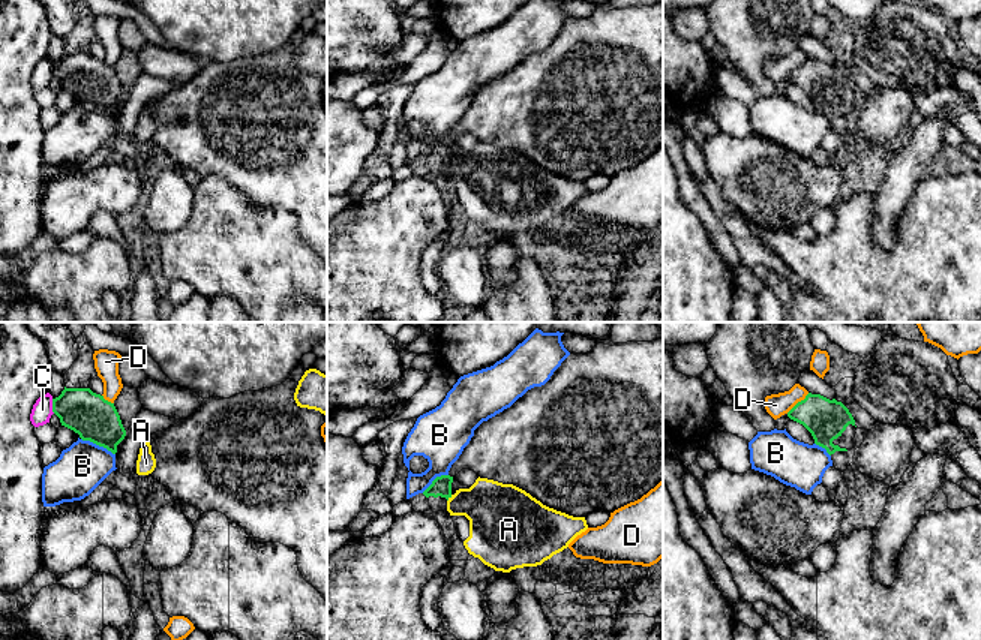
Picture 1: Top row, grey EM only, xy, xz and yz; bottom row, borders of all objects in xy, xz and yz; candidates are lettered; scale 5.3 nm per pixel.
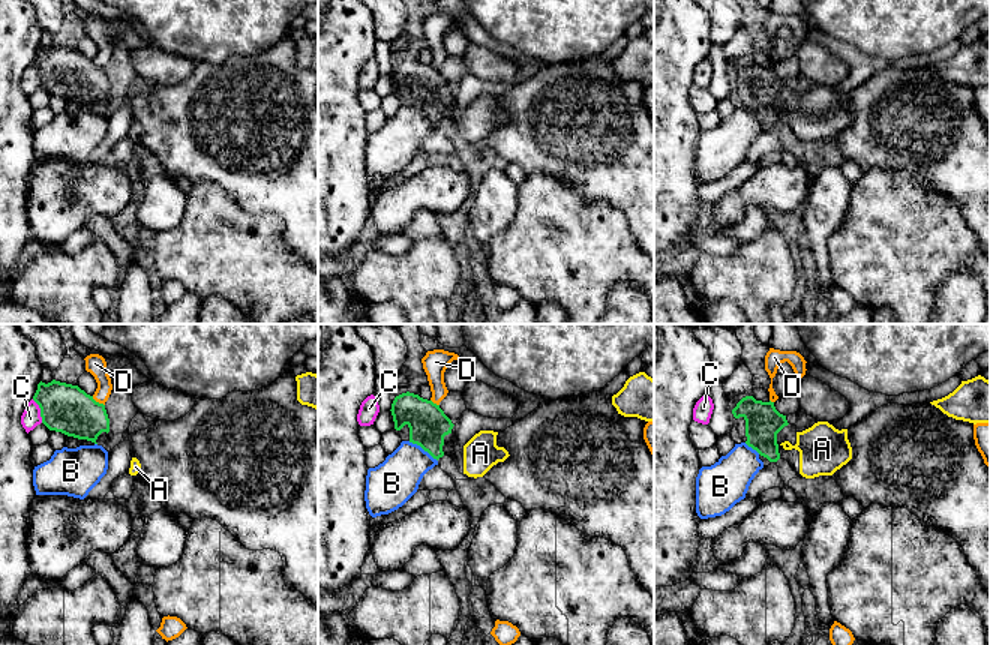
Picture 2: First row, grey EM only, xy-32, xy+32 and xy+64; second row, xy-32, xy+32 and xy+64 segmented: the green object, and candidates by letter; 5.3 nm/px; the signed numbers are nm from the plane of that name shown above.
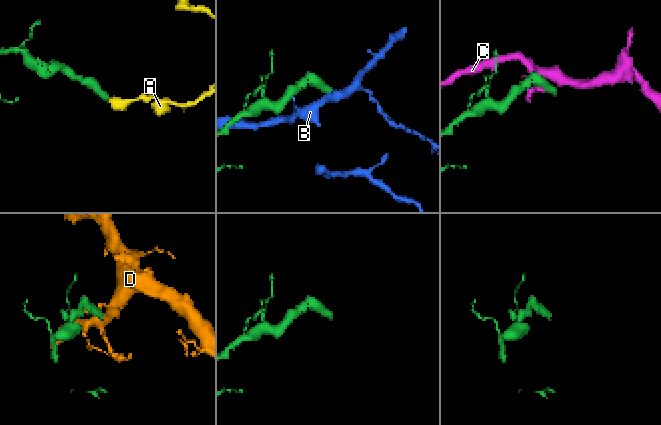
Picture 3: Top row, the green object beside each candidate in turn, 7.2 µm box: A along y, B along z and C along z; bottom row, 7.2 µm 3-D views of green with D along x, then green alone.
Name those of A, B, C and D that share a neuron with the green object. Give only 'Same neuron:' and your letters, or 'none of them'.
Same neuron: A

